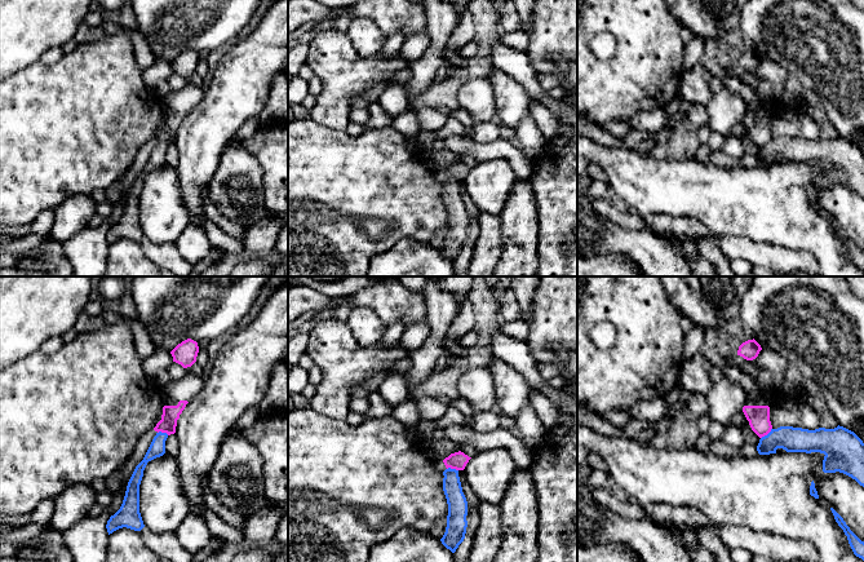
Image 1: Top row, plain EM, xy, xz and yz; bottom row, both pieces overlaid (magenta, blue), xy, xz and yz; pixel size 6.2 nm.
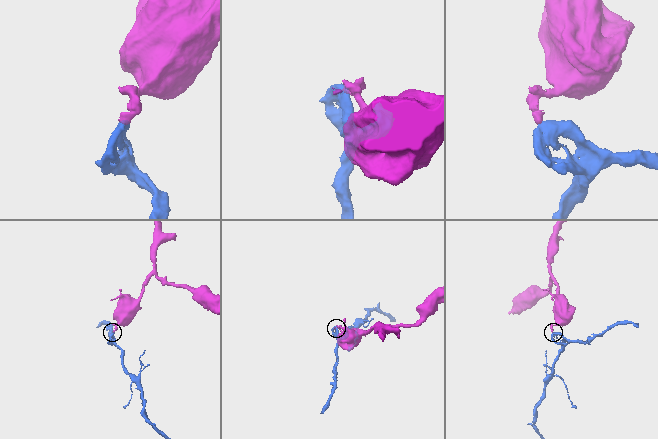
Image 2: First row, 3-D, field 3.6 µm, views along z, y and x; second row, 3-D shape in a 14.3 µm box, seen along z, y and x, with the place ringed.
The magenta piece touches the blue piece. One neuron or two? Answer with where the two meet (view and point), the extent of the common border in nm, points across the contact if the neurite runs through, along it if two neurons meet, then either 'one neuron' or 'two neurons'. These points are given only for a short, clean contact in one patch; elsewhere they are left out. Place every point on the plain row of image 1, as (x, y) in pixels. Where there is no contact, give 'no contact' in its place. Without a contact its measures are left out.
yz (766, 145) | 100 nm | along yz (771, 138), (761, 149) | two neurons

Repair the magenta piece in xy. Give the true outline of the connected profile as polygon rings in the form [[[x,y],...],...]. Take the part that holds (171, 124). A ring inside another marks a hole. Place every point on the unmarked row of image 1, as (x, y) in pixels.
[[[191,49],[182,52],[170,62],[173,72],[181,75],[186,84],[181,90],[169,90],[169,93],[161,99],[164,106],[161,130],[154,140],[139,147],[132,165],[124,174],[121,195],[123,207],[125,207],[128,193],[136,177],[143,171],[154,147],[159,142],[167,143],[168,146],[174,145],[177,130],[186,115],[203,99],[205,88],[196,87],[190,80],[196,72],[198,63],[198,53]]]

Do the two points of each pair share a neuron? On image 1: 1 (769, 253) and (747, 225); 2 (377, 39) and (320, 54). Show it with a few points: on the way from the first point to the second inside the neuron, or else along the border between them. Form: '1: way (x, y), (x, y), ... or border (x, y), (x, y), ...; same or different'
1: border (730, 235), (745, 235), (789, 248); different
2: border (346, 32), (362, 56), (379, 54); different

